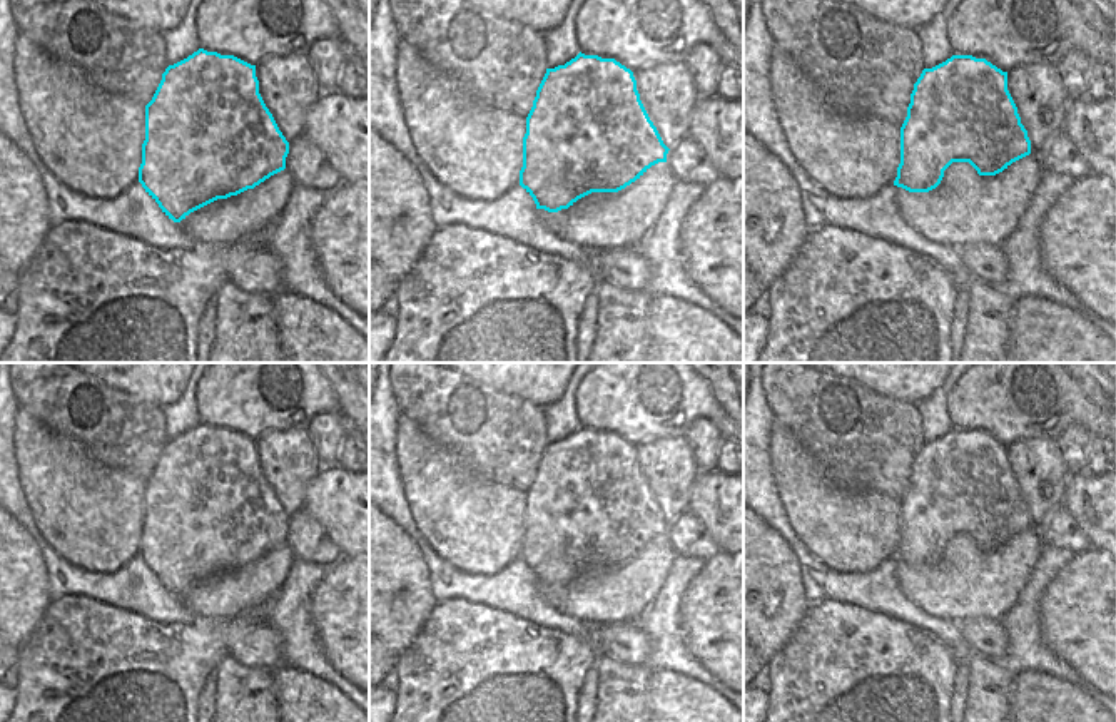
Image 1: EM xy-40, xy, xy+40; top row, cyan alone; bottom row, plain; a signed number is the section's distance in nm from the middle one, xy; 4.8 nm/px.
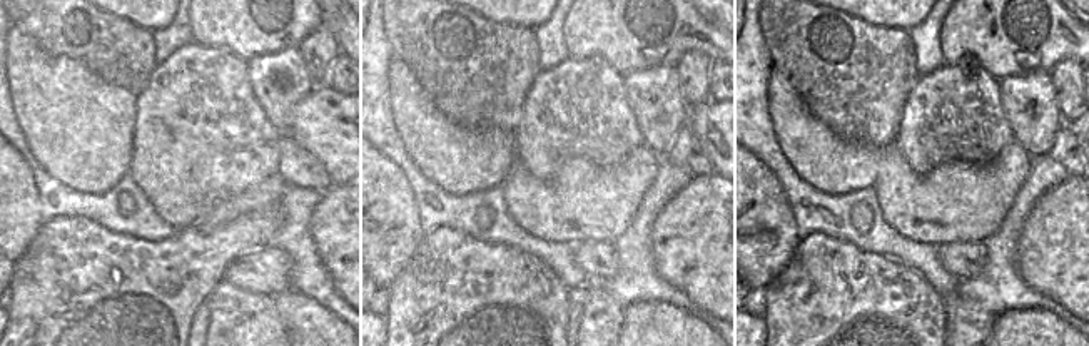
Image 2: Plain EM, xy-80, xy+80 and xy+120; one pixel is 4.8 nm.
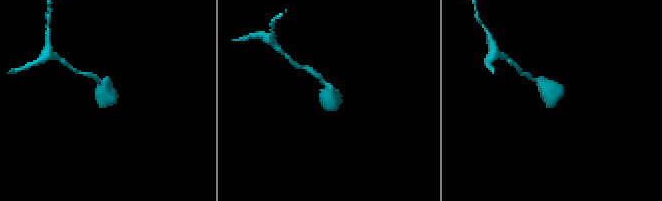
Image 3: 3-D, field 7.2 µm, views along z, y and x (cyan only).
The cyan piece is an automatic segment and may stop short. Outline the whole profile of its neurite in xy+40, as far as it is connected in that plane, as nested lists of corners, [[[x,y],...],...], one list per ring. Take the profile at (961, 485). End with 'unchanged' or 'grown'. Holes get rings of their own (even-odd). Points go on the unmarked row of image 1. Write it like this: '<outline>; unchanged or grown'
[[[952,430],[924,443],[900,501],[900,538],[894,560],[909,567],[936,563],[952,536],[969,536],[979,550],[996,550],[1031,528],[1027,505],[1007,465],[1007,446],[986,433]]]; unchanged

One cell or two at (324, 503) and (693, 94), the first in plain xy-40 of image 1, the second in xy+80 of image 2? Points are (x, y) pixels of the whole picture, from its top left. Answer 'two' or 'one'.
two

